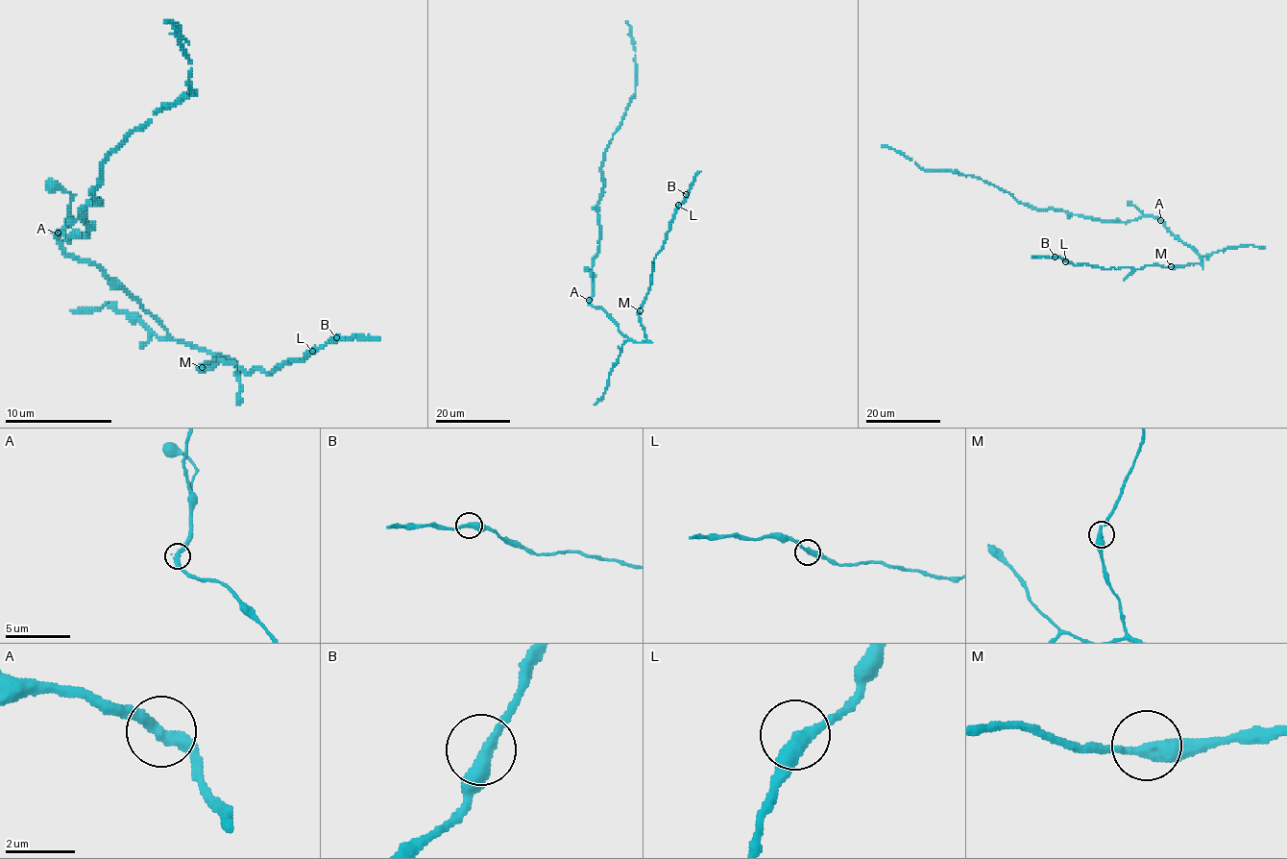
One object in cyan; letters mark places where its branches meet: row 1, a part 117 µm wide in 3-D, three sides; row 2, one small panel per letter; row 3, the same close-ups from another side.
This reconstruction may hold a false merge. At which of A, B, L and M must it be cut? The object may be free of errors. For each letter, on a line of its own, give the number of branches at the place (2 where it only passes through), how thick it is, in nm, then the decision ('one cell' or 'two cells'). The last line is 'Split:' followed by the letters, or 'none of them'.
A: 2 branches meet; 360 nm thick; one cell
B: 2 branches meet; 360 nm thick; one cell
L: 2 branches meet; 360 nm thick; one cell
M: 2 branches meet; 360 nm thick; one cell
Split: none of them

